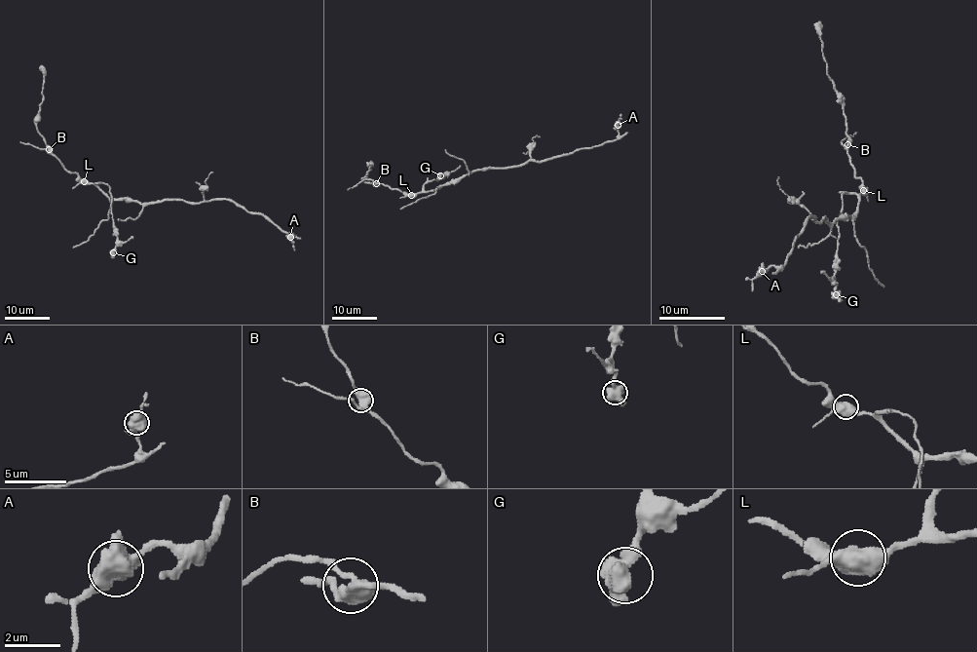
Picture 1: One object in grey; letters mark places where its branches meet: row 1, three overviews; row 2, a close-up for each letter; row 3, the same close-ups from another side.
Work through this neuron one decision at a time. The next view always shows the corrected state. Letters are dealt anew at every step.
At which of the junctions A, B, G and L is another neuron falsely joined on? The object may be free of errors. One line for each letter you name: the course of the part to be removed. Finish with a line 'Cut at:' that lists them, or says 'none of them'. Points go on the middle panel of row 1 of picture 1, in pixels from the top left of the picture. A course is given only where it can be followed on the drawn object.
Cut at: none of them

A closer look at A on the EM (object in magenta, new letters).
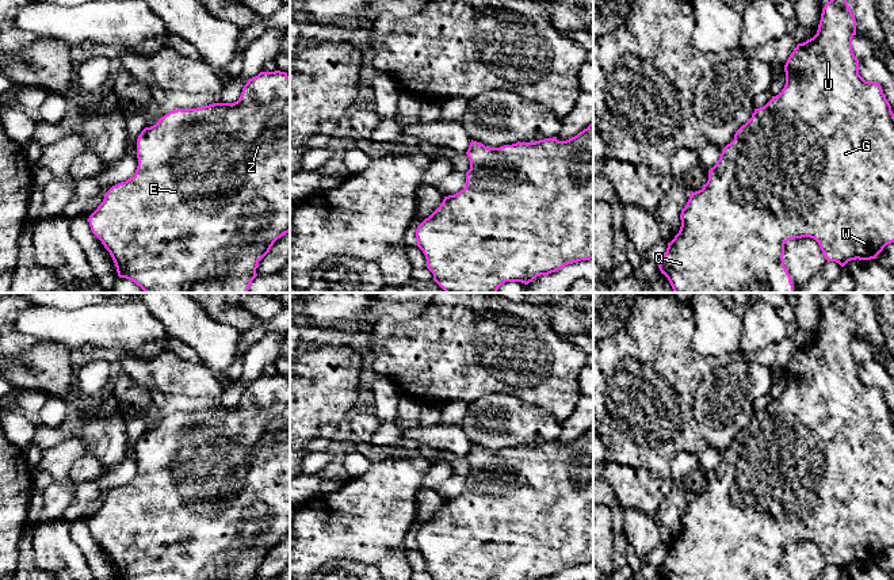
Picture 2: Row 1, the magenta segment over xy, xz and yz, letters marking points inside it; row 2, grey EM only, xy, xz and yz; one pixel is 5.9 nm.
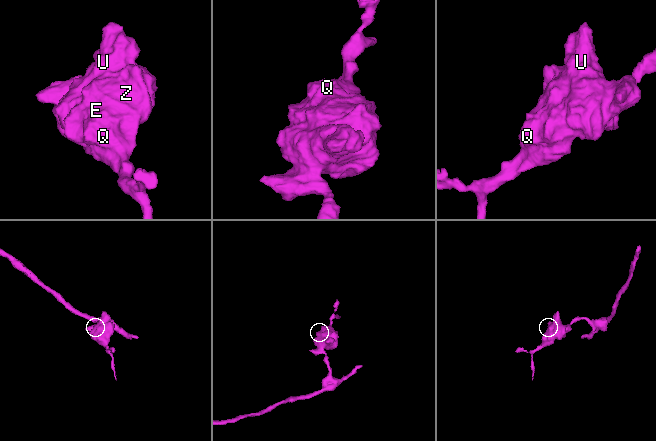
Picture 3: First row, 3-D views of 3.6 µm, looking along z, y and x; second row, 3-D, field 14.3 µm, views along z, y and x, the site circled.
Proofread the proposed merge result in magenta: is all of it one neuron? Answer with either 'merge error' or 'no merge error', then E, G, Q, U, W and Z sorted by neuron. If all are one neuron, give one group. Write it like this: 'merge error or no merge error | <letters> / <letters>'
no merge error | E G Q U W Z

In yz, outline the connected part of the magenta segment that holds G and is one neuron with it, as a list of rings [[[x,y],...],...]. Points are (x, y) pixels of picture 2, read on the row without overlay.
[[[834,293],[834,299],[825,308],[817,337],[803,347],[798,347],[788,360],[784,375],[786,389],[782,396],[760,412],[754,412],[752,421],[734,438],[717,468],[708,476],[708,484],[702,493],[691,496],[681,514],[681,530],[675,542],[668,546],[666,556],[658,572],[665,580],[791,580],[784,569],[784,547],[788,543],[814,542],[828,565],[844,571],[851,564],[871,564],[894,546],[894,417],[879,386],[866,385],[859,378],[859,363],[852,354],[856,339],[856,324],[848,309],[844,293]]]

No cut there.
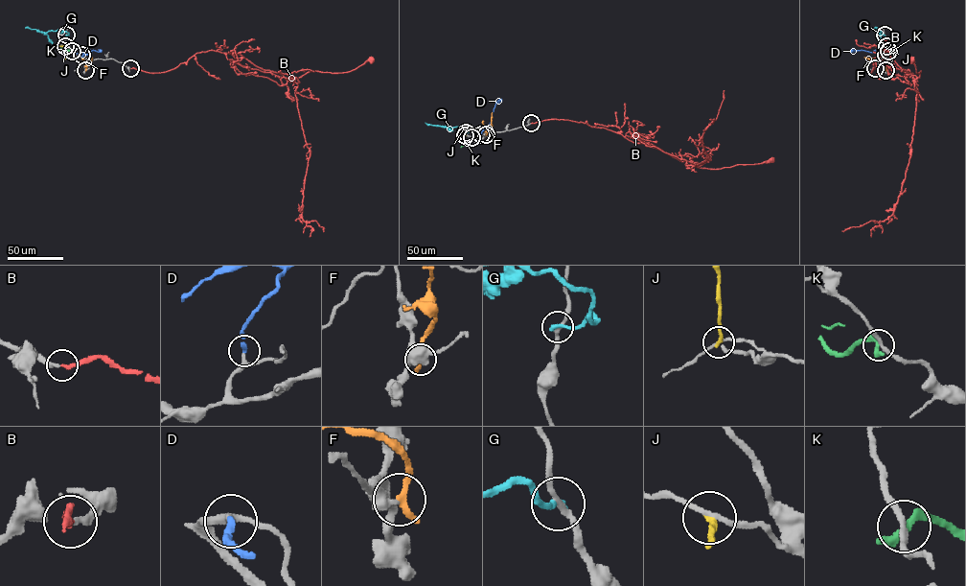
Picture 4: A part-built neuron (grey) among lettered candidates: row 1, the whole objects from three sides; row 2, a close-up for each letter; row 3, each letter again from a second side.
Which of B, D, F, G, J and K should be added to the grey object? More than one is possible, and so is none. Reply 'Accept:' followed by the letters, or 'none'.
Accept: B, D

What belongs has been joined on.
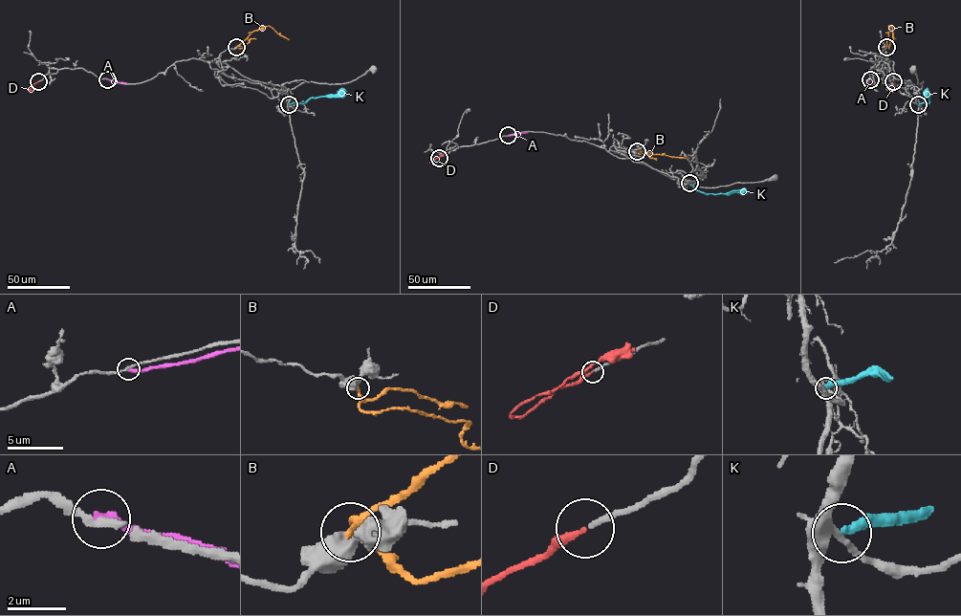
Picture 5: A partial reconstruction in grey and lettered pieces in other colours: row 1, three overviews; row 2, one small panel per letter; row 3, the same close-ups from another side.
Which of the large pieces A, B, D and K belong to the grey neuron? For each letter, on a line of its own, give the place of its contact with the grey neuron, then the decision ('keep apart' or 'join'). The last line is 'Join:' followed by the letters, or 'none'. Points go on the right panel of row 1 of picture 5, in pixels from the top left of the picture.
A: (870, 79) | keep apart
B: (886, 47) | keep apart
D: (893, 81) | join
K: (918, 104) | keep apart
Join: D

